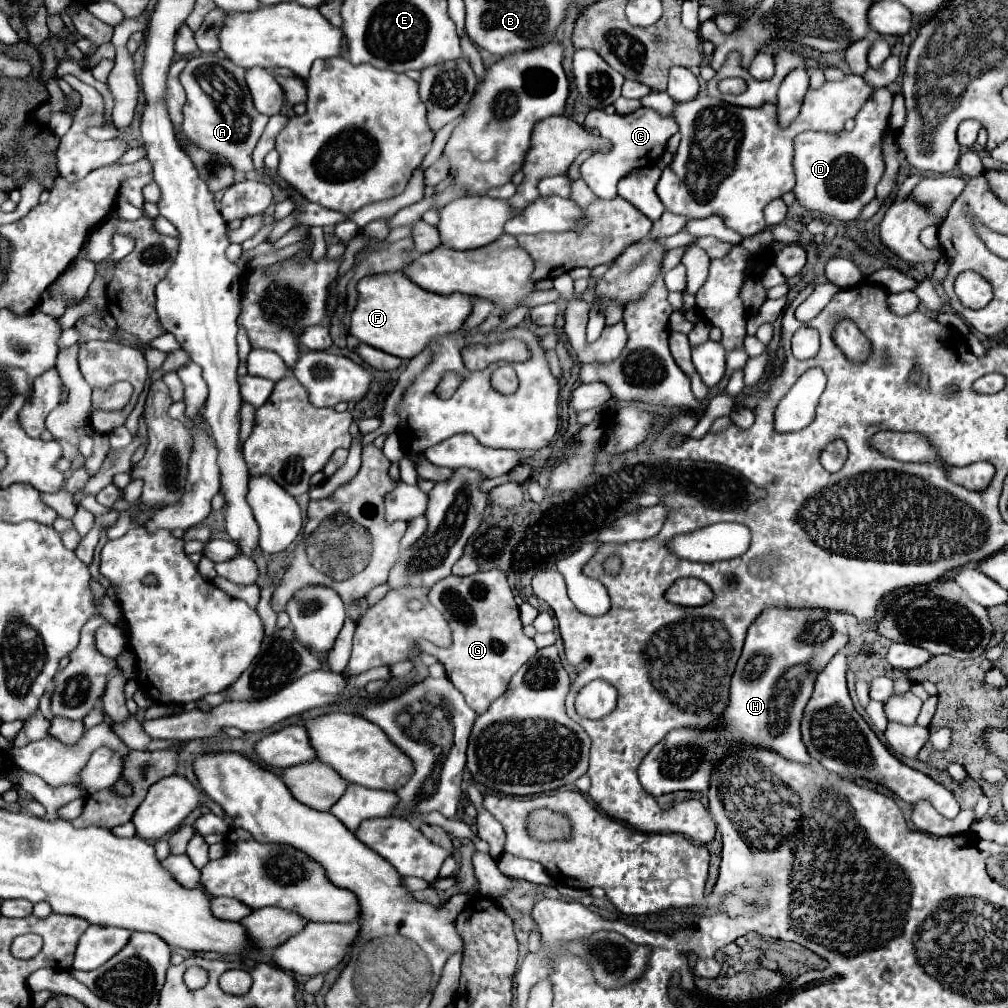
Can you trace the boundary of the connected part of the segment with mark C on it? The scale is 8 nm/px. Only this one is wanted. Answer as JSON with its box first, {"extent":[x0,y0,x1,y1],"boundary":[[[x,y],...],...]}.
{"extent":[581,108,679,200],"boundary":[[[639,108],[633,114],[619,116],[619,114],[605,114],[603,110],[591,110],[585,118],[585,128],[587,130],[597,130],[599,136],[609,138],[613,142],[613,150],[607,154],[595,154],[587,158],[581,164],[581,174],[585,184],[601,198],[611,200],[617,196],[617,182],[627,176],[631,170],[643,168],[647,164],[655,164],[663,150],[667,140],[679,132],[679,126],[673,116],[661,116],[651,108]]]}

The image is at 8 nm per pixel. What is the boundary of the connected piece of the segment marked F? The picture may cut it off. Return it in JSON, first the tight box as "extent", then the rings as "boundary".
{"extent":[349,272,471,360],"boundary":[[[403,272],[373,274],[365,276],[357,284],[359,300],[351,316],[349,334],[361,342],[375,346],[387,354],[411,360],[435,338],[453,334],[463,328],[465,318],[471,314],[471,298],[465,294],[441,296],[429,290],[423,290]]]}

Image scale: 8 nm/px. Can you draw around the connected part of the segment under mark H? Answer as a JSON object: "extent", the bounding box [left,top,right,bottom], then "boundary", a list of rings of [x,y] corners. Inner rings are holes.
{"extent":[639,608,849,798],"boundary":[[[767,608],[747,632],[743,654],[729,686],[729,702],[713,730],[699,728],[677,728],[643,758],[639,766],[639,780],[649,794],[655,798],[667,792],[691,790],[707,792],[711,774],[725,756],[737,748],[765,748],[779,756],[813,764],[803,740],[801,740],[801,718],[811,698],[817,674],[829,664],[829,660],[849,644],[847,616],[843,612],[821,612],[821,610],[791,610],[791,608]],[[805,664],[805,666],[803,666]],[[795,666],[803,668],[803,676],[797,682],[799,690],[791,690],[791,700],[777,700],[779,680]]]}

